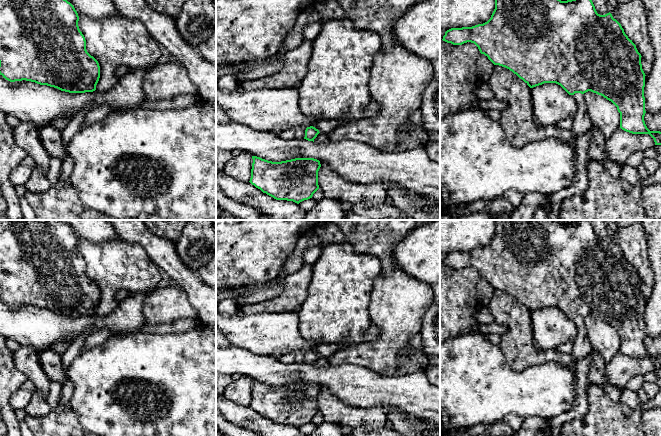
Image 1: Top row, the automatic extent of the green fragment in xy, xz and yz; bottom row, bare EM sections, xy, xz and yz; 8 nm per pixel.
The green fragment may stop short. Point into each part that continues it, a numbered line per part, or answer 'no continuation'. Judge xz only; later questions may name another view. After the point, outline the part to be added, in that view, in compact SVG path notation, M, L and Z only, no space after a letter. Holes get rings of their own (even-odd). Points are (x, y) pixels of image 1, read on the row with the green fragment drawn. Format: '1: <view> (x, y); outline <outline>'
1: xz (298, 132); outline M297 126L294 128L281 131L277 135L284 140L304 139L305 130L305 127Z

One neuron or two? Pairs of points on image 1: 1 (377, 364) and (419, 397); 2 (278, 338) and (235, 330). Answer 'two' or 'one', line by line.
1: two
2: one

